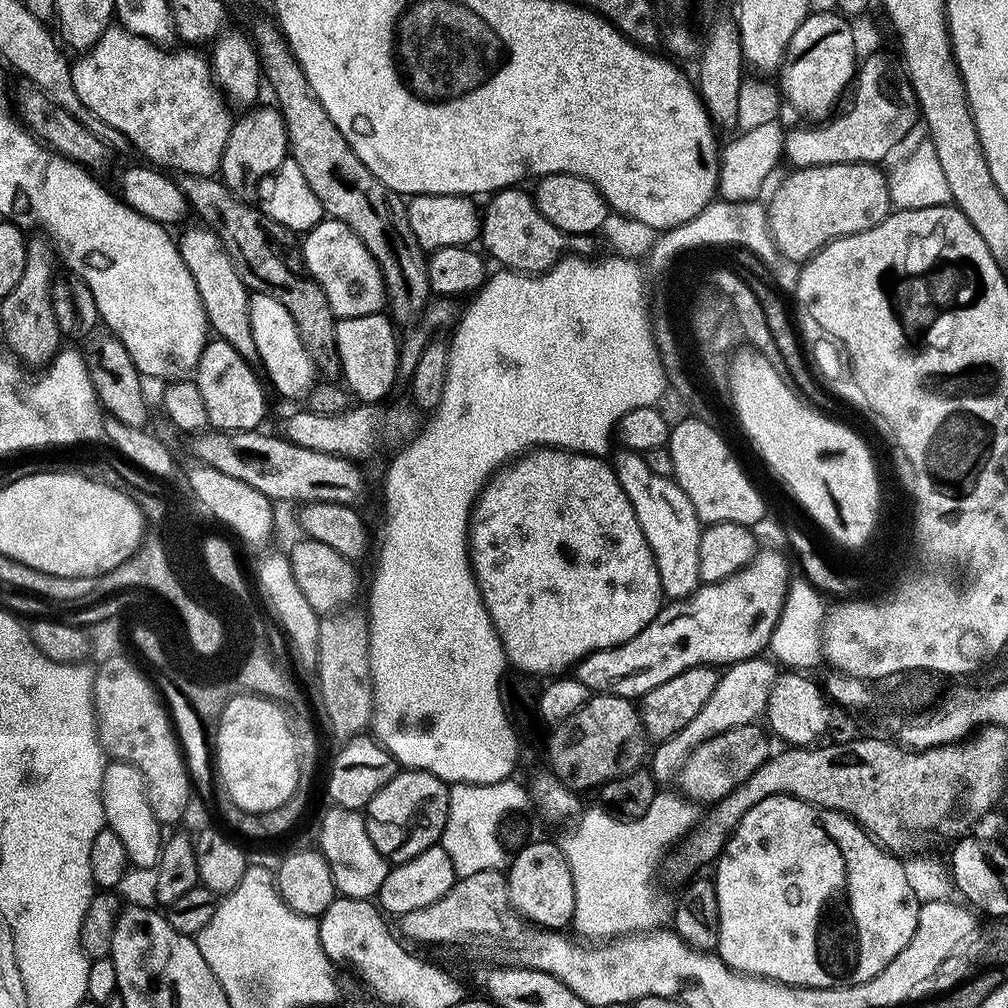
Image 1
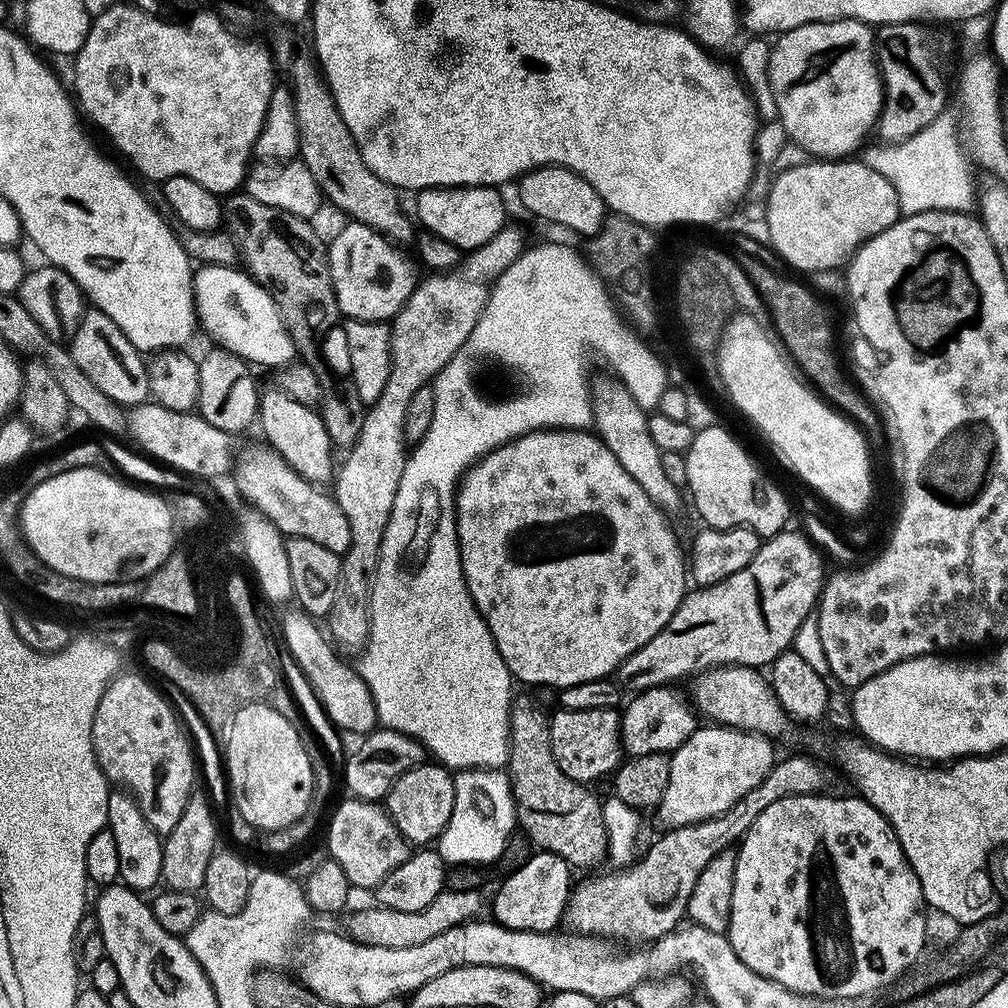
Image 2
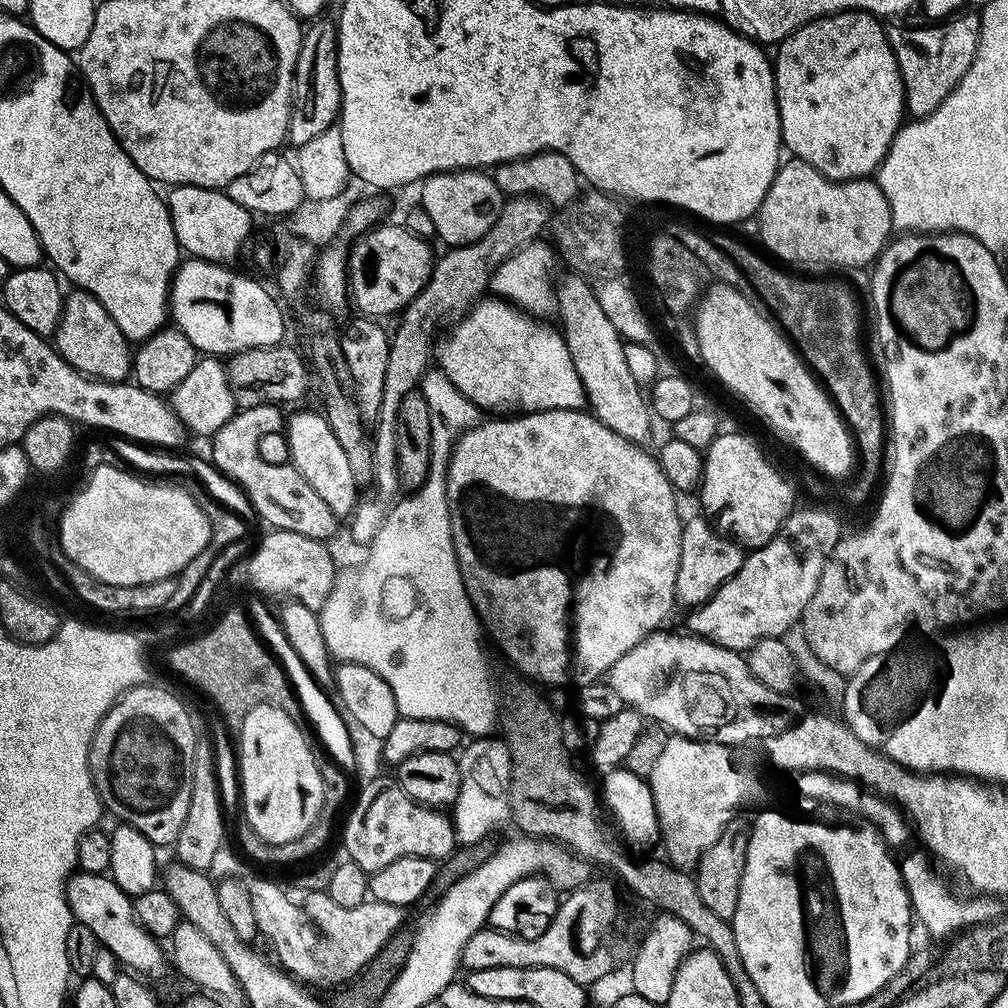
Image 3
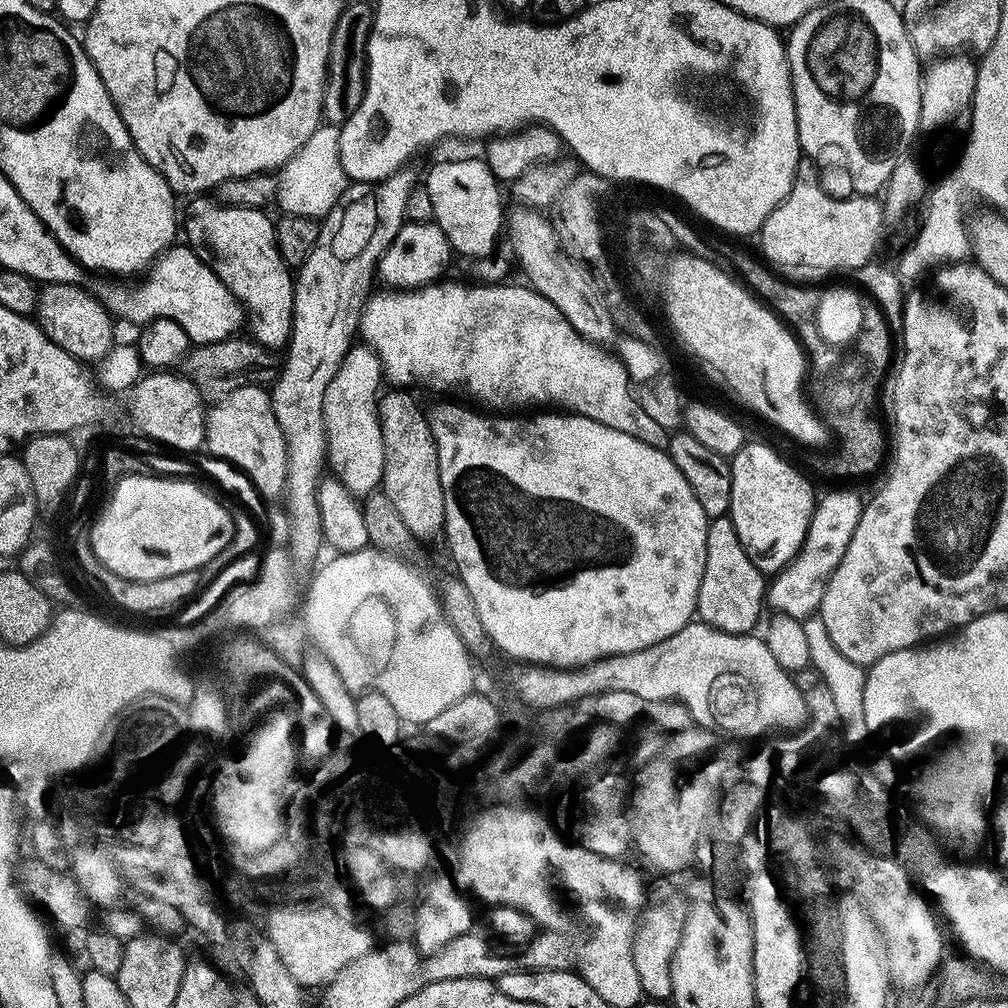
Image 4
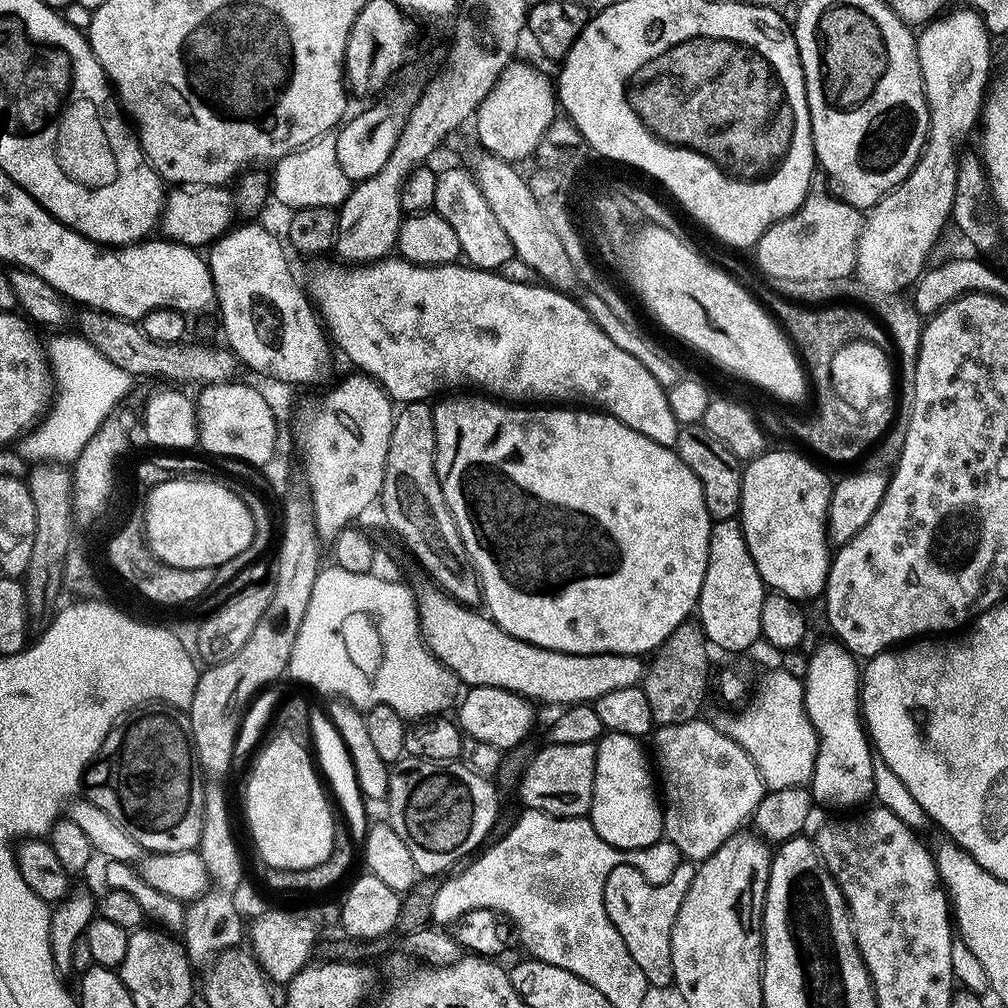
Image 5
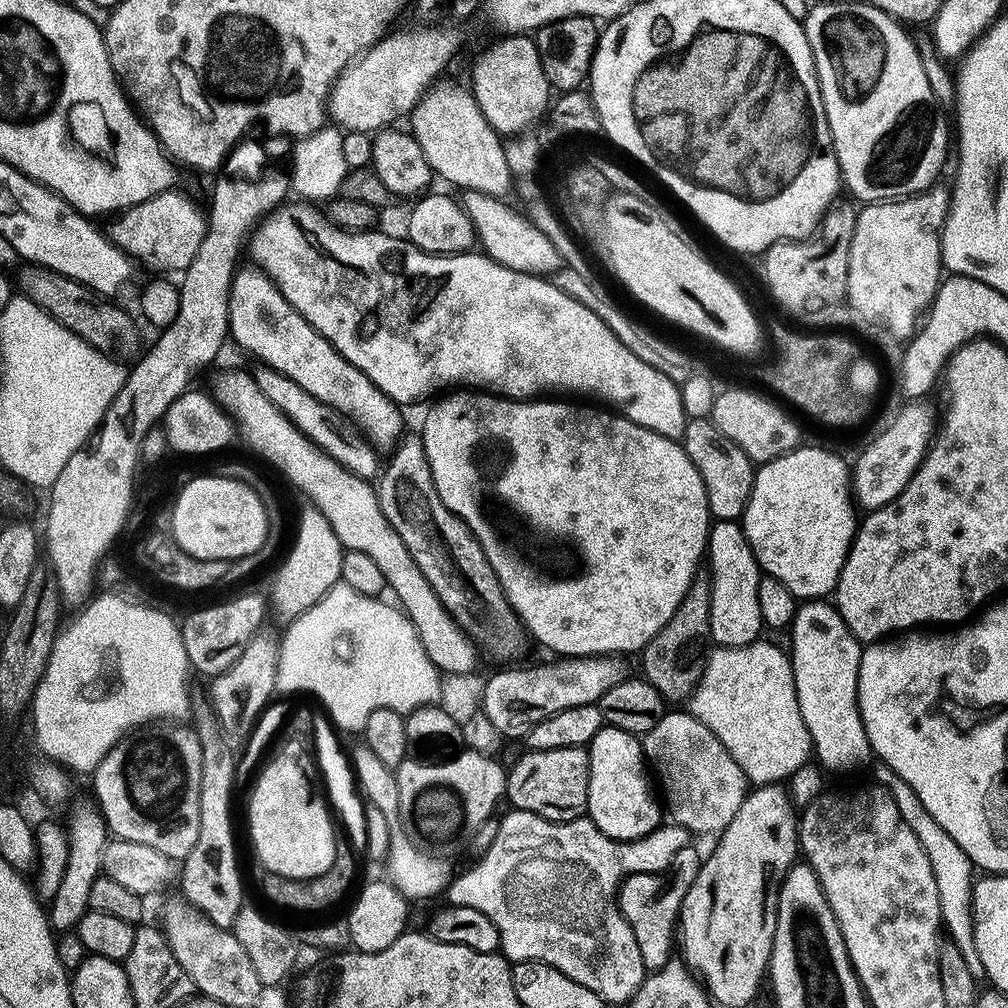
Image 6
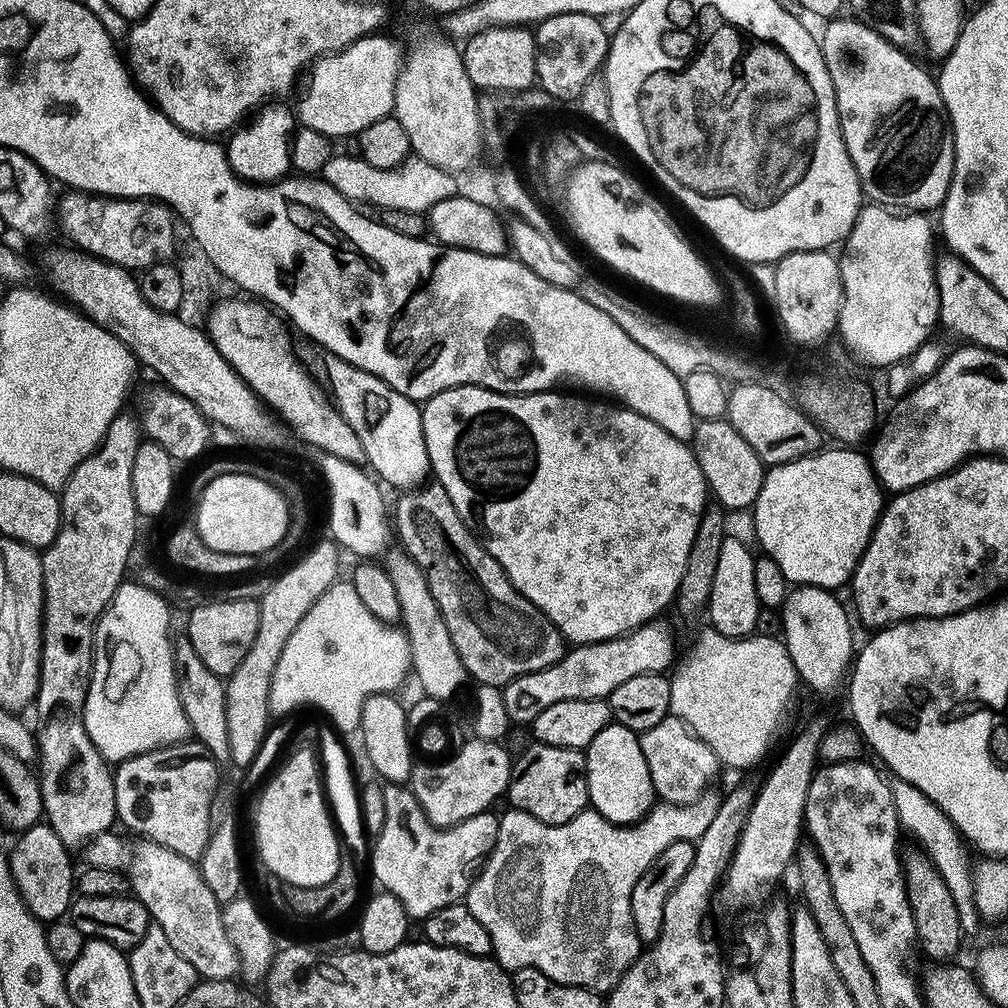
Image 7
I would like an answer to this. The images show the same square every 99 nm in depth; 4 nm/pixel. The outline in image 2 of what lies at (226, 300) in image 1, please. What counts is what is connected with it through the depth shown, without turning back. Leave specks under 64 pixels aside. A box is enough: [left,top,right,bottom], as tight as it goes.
[258,387,334,486]

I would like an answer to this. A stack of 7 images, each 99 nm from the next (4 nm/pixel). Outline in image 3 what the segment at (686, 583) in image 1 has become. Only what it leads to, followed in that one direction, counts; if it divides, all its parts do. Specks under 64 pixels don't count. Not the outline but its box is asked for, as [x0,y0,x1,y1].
[556,274,654,445]

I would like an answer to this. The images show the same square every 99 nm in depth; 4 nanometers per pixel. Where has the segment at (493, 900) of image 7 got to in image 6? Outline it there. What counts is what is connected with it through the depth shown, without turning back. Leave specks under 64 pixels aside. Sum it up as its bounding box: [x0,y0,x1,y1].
[447,810,690,1006]

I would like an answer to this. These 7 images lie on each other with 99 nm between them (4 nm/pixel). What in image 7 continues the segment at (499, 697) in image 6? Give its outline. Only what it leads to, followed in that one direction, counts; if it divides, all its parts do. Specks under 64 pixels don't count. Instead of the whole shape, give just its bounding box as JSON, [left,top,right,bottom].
[503,622,677,726]

